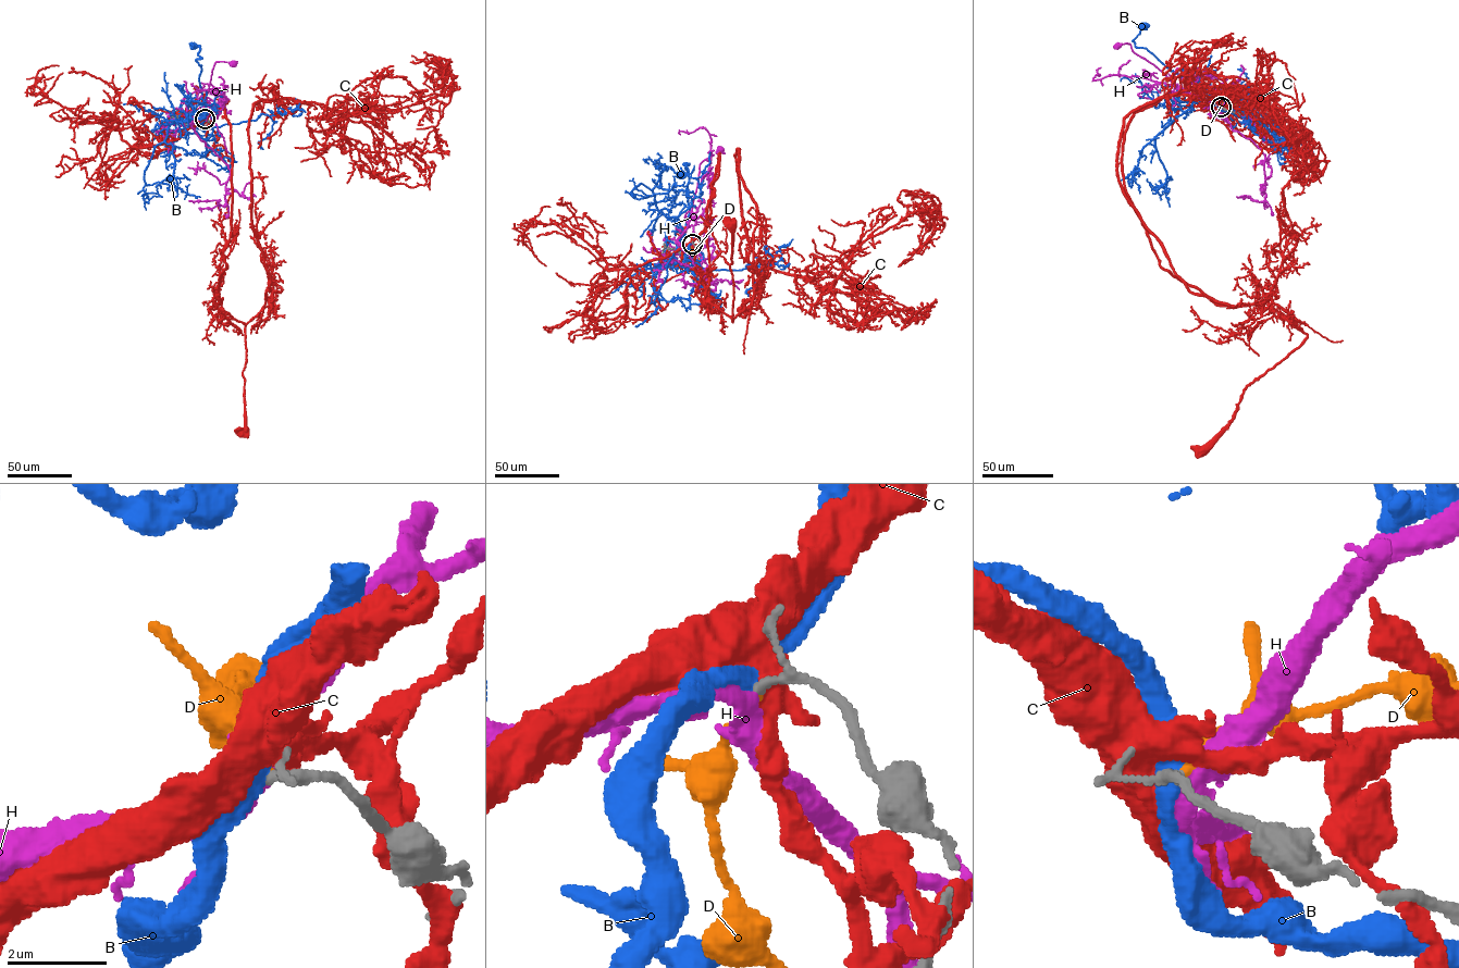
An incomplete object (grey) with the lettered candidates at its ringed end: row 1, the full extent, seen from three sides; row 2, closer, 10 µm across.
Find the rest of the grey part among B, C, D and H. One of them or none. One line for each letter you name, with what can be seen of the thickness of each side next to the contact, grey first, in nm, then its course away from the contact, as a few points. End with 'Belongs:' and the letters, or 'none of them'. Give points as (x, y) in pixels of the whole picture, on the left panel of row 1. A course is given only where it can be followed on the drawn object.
D: 160/200 nm
Belongs: D

